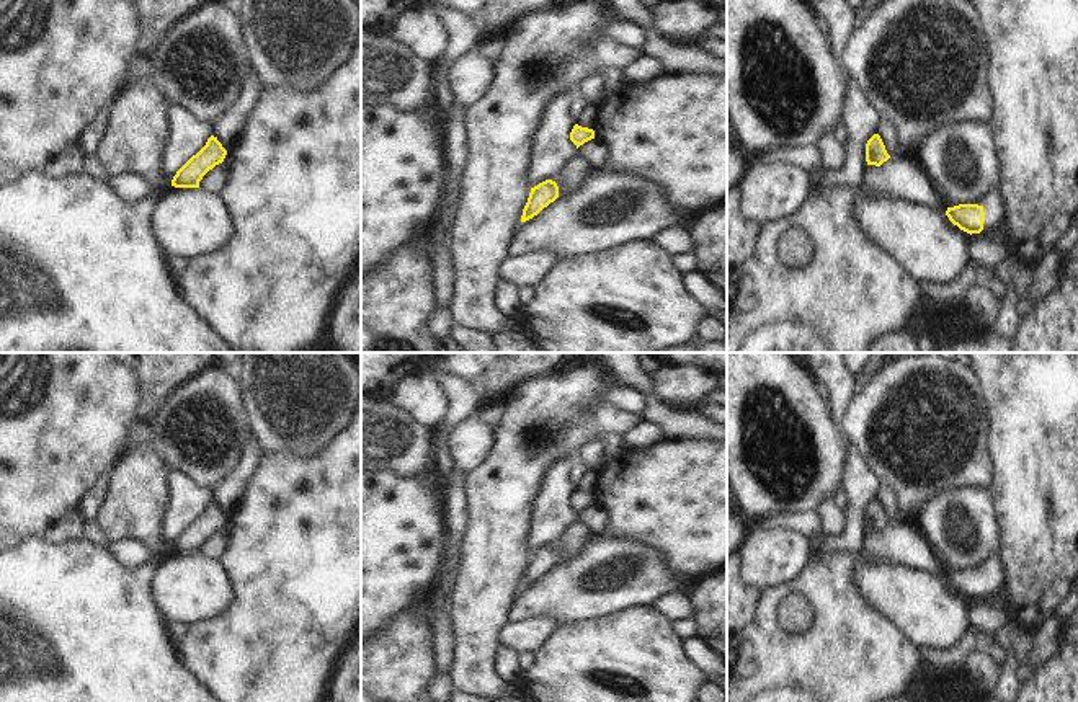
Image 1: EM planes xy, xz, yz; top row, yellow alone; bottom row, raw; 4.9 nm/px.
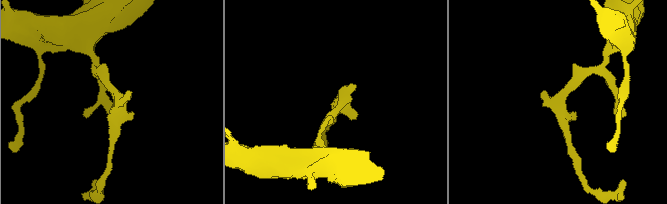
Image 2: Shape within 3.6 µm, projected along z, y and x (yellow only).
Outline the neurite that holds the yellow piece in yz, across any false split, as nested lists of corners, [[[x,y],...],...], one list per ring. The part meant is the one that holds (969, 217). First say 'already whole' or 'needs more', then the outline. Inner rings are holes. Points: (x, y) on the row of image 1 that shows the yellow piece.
needs more; [[[998,188],[991,189],[983,204],[959,204],[947,207],[949,220],[967,233],[980,233],[996,227],[1004,219],[1004,204]]]

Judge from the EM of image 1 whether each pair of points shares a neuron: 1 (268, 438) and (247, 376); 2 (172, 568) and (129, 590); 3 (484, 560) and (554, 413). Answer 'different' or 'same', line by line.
1: same
2: different
3: same

